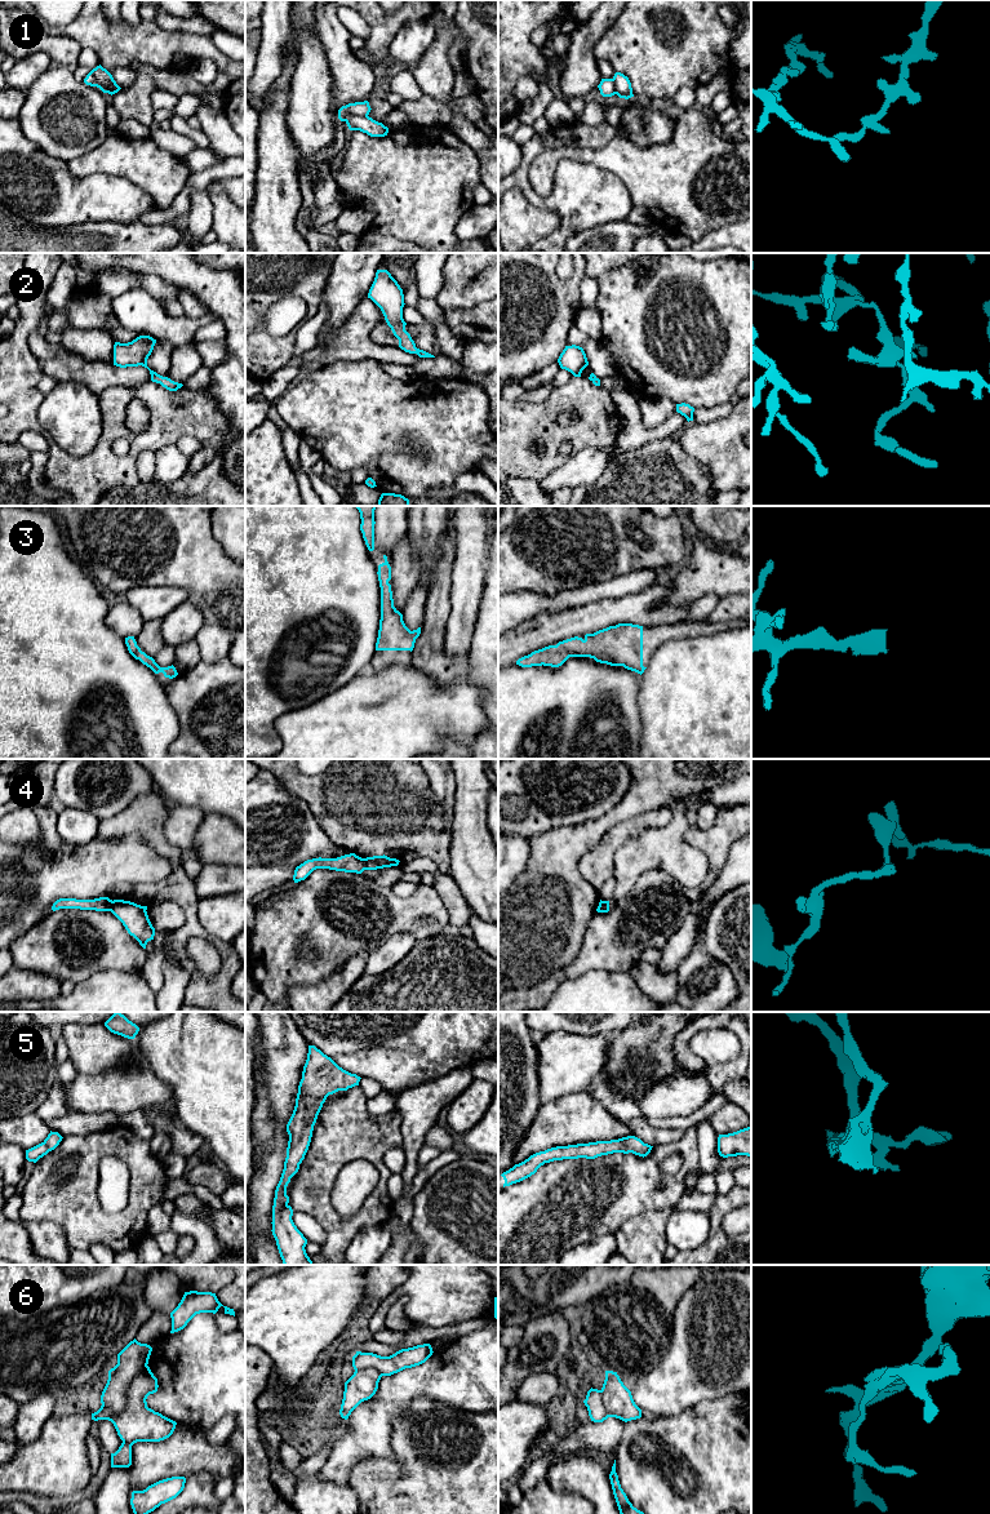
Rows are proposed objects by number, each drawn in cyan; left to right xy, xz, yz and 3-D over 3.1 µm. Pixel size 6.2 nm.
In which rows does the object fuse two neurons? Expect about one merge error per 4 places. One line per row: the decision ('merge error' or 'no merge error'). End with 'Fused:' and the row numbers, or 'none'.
1: merge error
2: no merge error
3: no merge error
4: merge error
5: no merge error
6: merge error
Fused: 1, 4, 6

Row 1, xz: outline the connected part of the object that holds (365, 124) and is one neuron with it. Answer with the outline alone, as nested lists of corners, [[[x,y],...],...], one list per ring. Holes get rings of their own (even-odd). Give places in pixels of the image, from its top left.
[[[354,115],[346,120],[346,124],[350,130],[360,130],[370,137],[385,137],[389,133],[387,126],[369,116]]]

